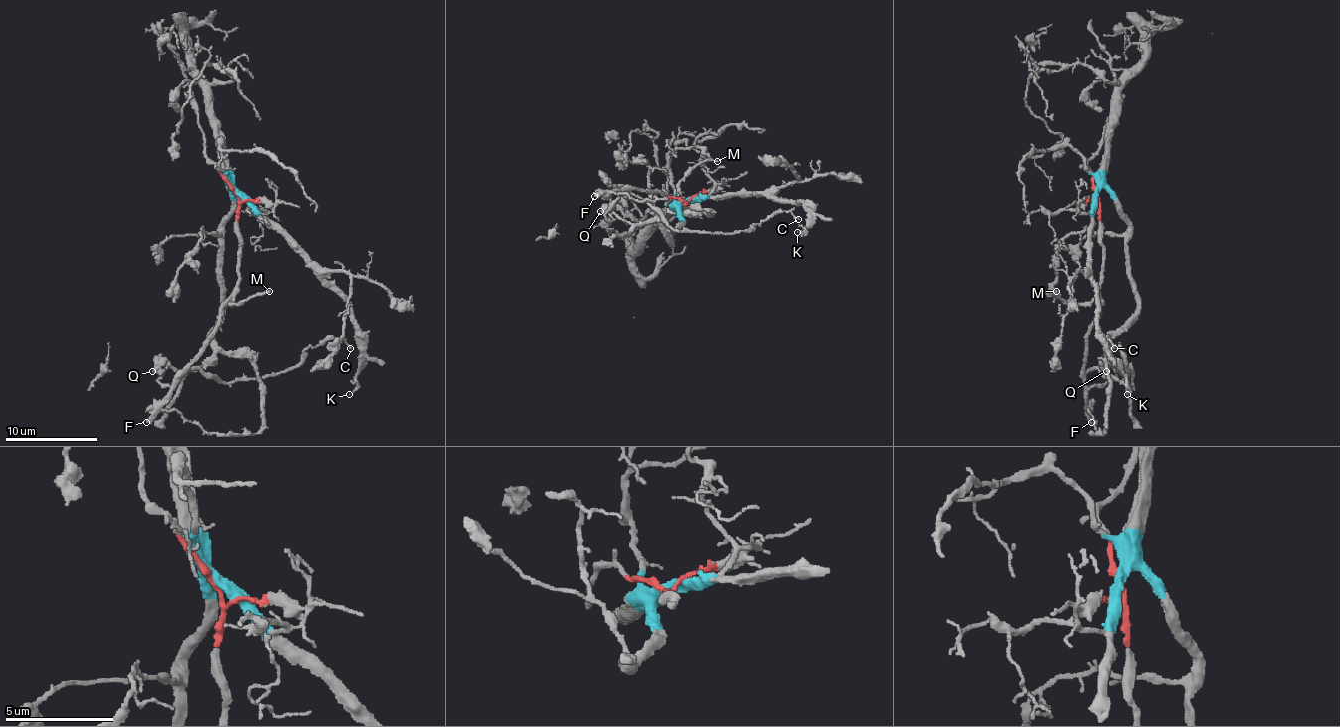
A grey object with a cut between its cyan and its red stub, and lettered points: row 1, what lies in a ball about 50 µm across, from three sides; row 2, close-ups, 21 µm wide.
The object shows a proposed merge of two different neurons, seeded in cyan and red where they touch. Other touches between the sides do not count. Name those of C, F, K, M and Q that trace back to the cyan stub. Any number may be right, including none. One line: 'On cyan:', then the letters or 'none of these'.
On cyan: K, Q

